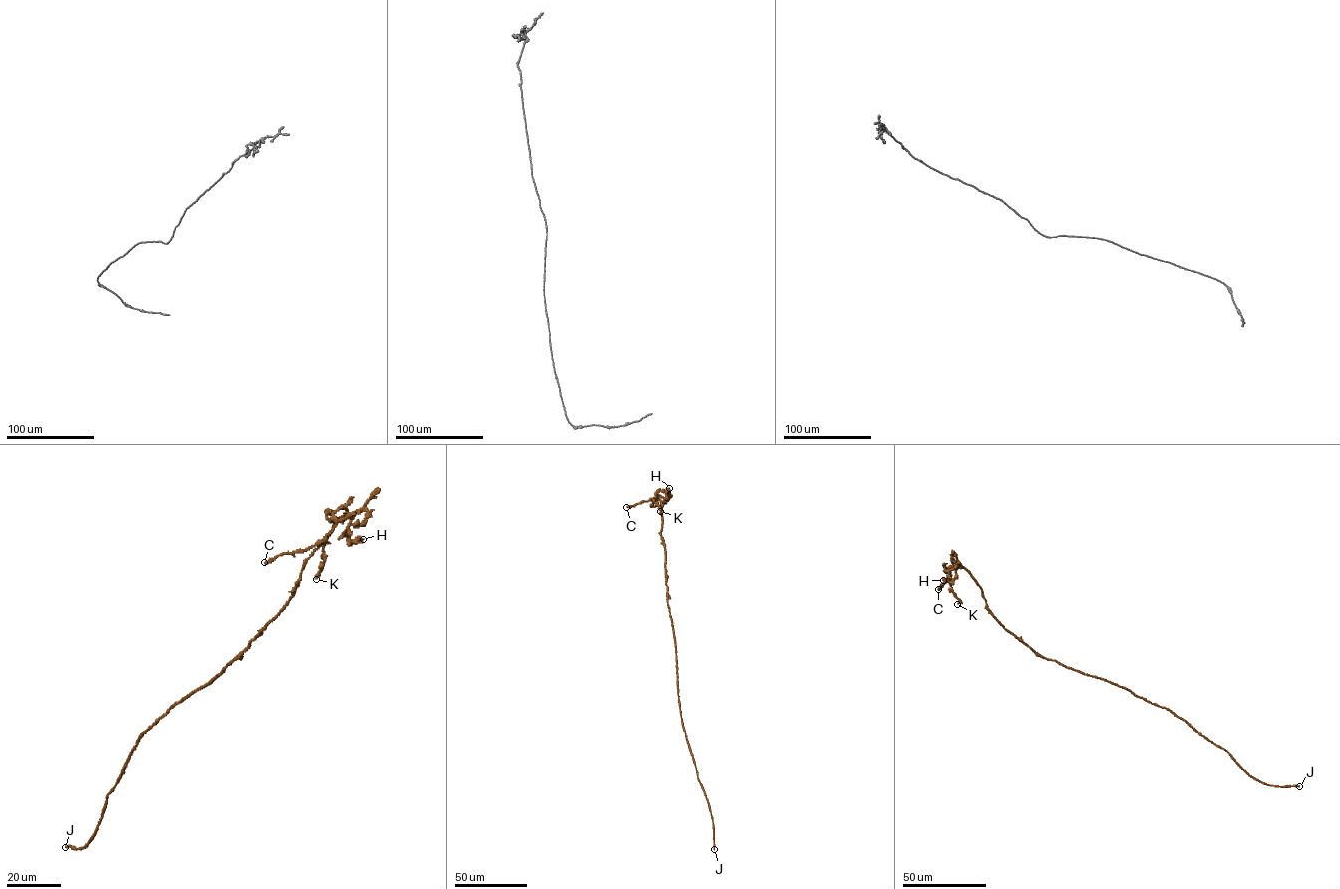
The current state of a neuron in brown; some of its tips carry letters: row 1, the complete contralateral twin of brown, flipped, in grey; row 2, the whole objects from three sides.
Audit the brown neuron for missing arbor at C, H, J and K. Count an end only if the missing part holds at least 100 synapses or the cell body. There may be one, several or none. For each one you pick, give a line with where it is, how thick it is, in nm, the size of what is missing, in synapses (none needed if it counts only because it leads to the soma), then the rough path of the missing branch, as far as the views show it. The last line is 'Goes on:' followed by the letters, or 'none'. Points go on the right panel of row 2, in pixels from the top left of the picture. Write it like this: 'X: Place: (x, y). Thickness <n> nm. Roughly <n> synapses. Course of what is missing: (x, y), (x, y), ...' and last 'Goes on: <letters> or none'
J: Place: (1299, 786). Thickness 220 nm. Roughly 150 synapses
Goes on: J

